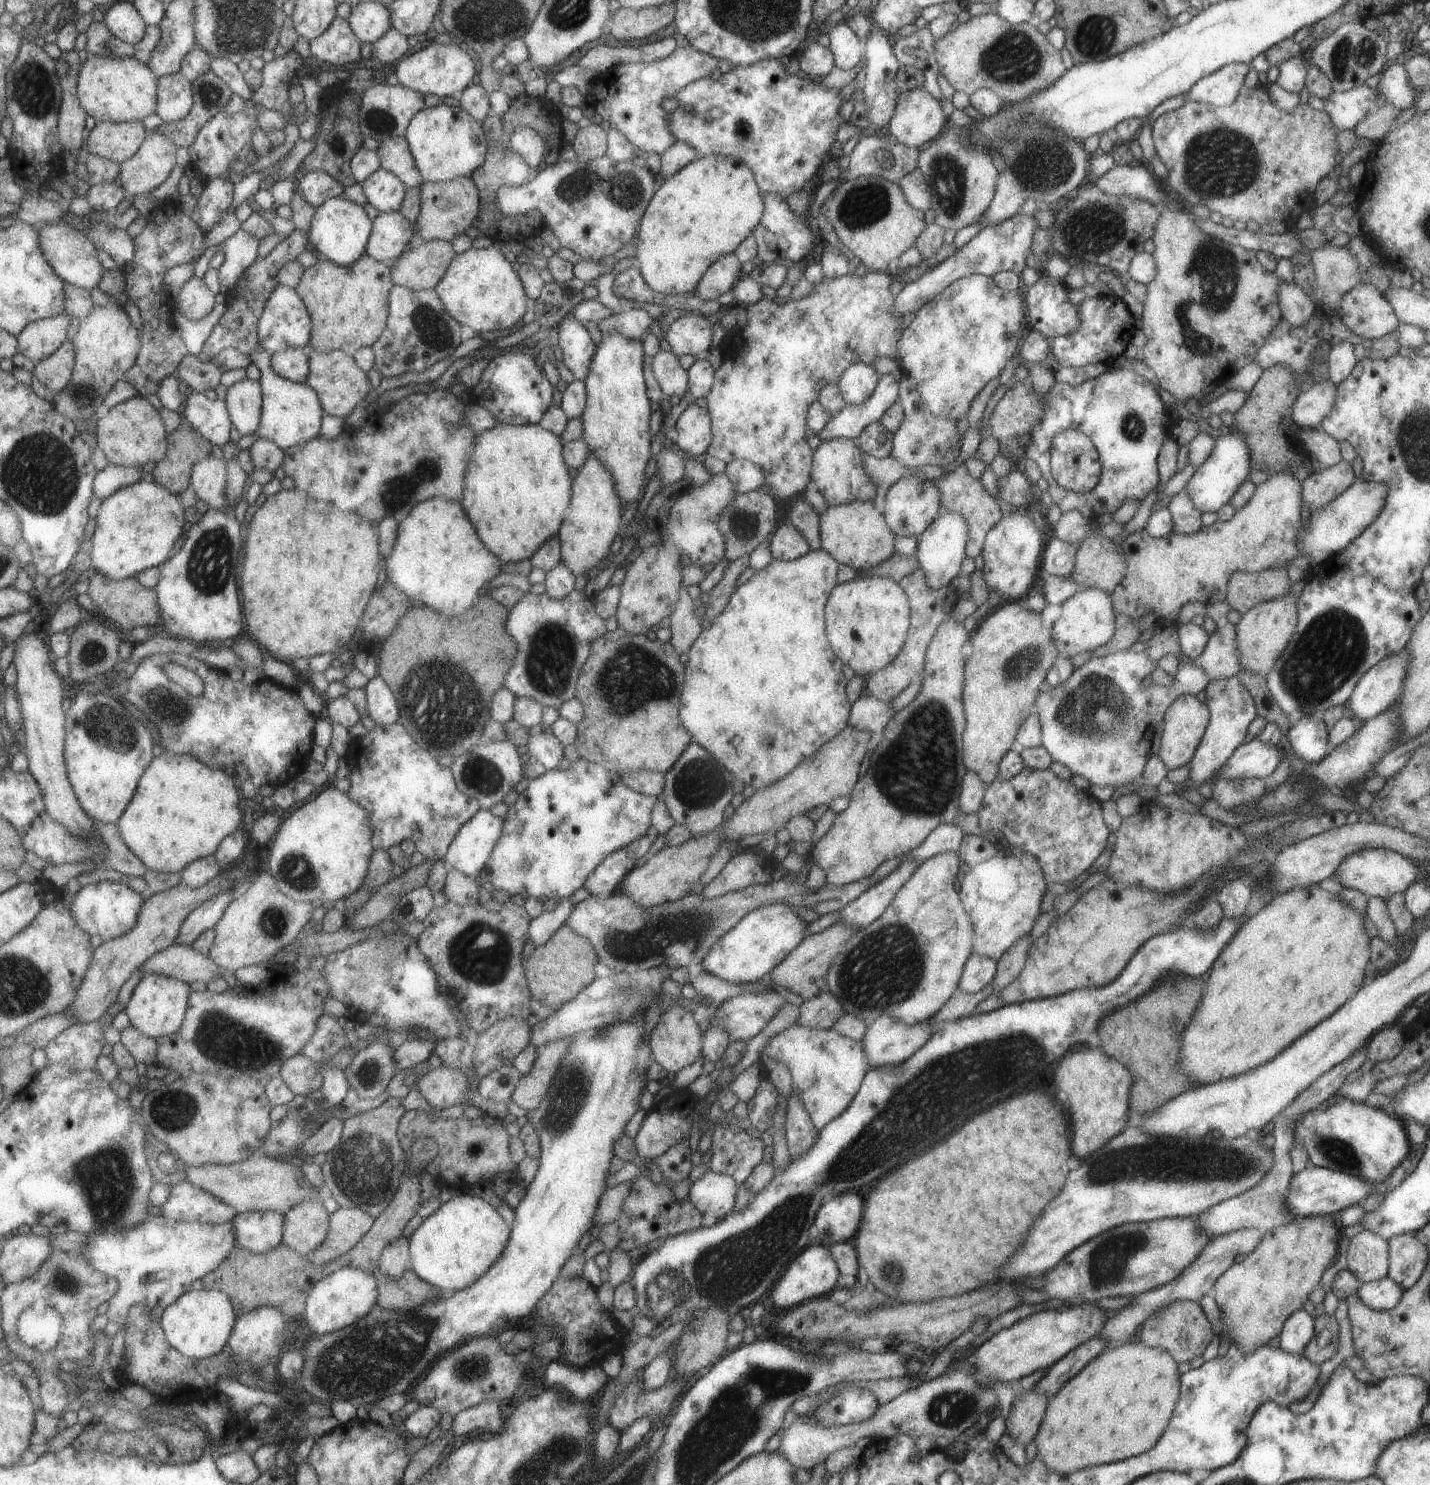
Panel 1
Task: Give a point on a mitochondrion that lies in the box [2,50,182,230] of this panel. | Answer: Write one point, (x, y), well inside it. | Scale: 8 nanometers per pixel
(33, 92)

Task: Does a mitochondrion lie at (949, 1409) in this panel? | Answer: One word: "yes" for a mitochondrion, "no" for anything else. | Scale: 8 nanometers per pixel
yes

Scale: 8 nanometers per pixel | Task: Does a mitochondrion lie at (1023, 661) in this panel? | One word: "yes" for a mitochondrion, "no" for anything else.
yes

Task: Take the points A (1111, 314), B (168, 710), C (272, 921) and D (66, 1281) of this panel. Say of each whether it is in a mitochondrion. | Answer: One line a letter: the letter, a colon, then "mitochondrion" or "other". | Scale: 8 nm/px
A: other
B: mitochondrion
C: mitochondrion
D: mitochondrion

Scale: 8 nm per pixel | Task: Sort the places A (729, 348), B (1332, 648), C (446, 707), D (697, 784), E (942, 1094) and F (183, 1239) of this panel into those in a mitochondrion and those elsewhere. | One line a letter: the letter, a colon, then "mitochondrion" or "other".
A: other
B: mitochondrion
C: mitochondrion
D: mitochondrion
E: mitochondrion
F: other

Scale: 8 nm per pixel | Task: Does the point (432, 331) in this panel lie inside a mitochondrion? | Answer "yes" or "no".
yes

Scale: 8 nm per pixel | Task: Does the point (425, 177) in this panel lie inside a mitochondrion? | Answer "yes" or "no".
no

